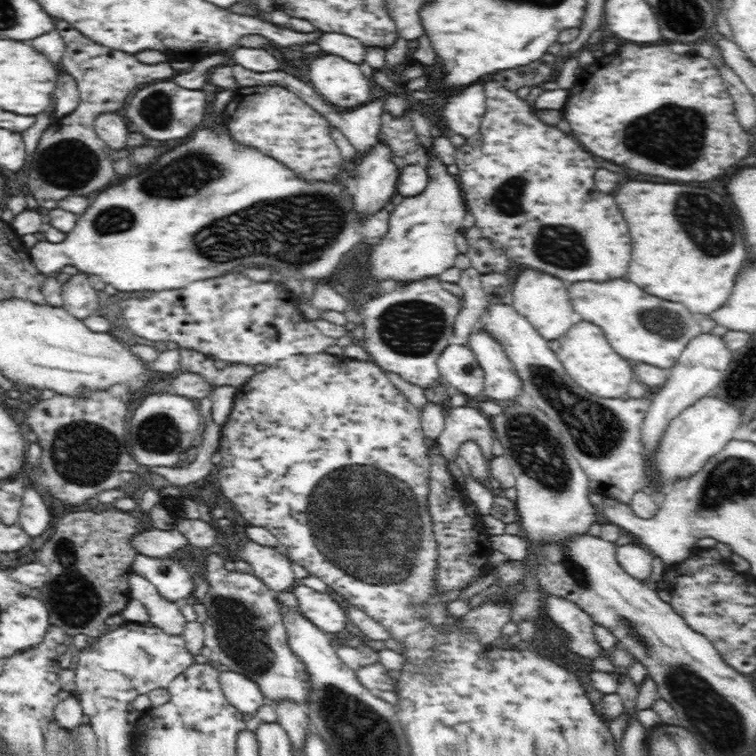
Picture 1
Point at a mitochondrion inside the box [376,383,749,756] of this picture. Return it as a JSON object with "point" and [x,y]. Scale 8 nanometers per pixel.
{"point":[717,718]}

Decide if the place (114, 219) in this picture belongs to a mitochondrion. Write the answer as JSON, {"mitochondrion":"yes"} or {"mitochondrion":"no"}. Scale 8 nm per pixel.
{"mitochondrion":"yes"}

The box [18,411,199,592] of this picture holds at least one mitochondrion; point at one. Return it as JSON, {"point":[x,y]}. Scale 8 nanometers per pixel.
{"point":[86,454]}

